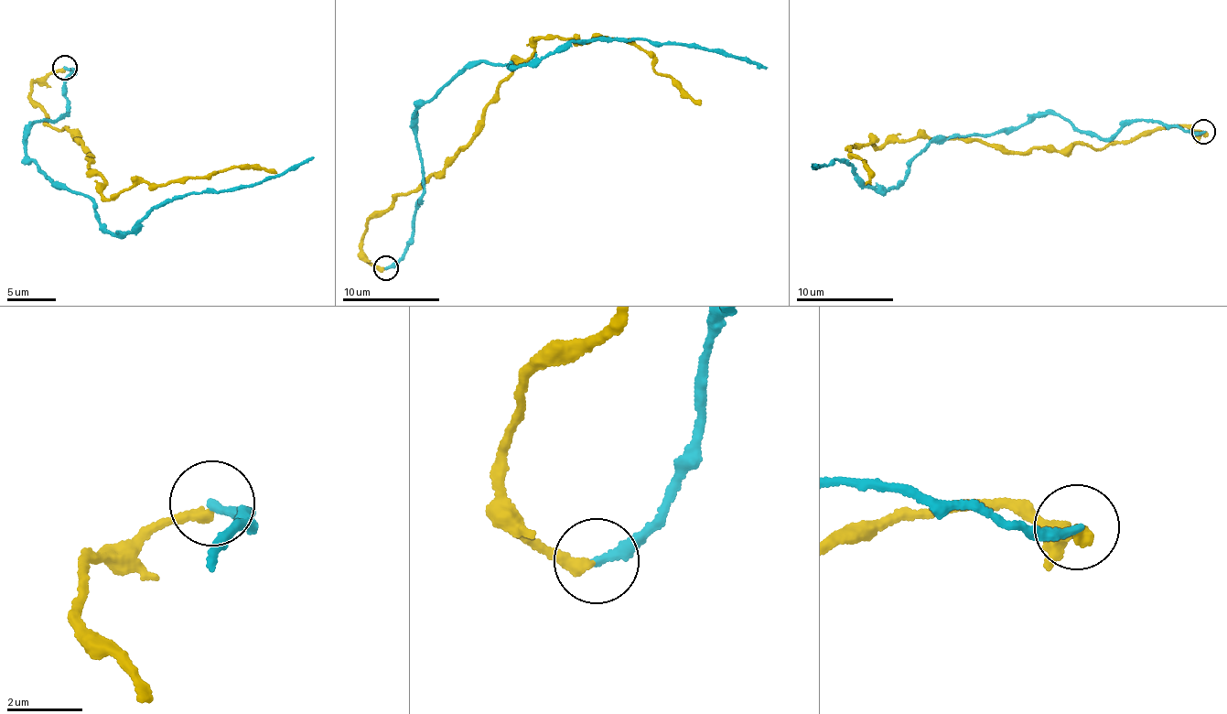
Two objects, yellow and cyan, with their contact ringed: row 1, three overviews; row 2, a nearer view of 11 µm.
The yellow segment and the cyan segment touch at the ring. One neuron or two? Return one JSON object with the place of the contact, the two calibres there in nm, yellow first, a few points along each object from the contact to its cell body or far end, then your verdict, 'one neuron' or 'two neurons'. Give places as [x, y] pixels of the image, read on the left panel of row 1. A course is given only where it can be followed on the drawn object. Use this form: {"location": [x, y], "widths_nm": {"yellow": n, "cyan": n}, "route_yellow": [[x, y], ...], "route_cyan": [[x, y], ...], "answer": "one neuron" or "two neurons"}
{"location": [65, 67], "widths_nm": {"yellow": 300, "cyan": 240}, "route_yellow": [[64, 68], [28, 92], [49, 126], [90, 150], [103, 196], [224, 170], [276, 173]], "route_cyan": [[64, 68], [68, 113], [27, 130], [27, 156], [123, 235], [185, 195], [255, 186], [314, 156]], "answer": "two neurons"}

